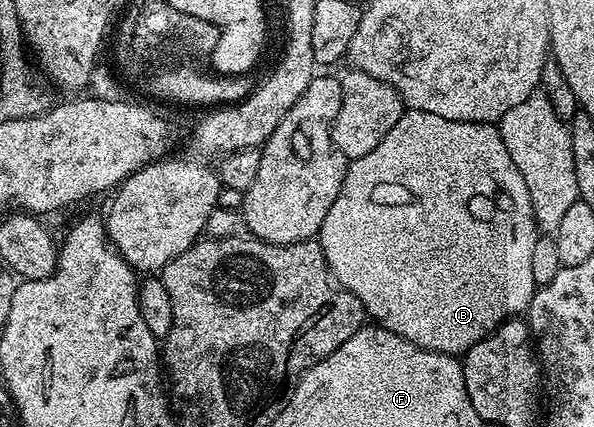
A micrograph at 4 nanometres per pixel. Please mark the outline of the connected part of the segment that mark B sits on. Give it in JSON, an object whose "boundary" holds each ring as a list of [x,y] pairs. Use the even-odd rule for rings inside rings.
{"boundary":[[[406,109],[396,127],[392,127],[392,131],[388,131],[388,135],[384,135],[384,139],[380,139],[380,143],[372,147],[372,151],[368,151],[368,155],[360,155],[347,164],[340,195],[336,195],[336,203],[332,203],[328,215],[324,215],[324,223],[316,240],[324,251],[334,280],[343,289],[352,291],[356,299],[360,299],[371,322],[408,339],[419,349],[464,355],[492,330],[499,329],[505,321],[517,318],[529,310],[536,288],[532,279],[532,251],[536,248],[539,235],[538,222],[534,220],[532,211],[532,199],[528,193],[528,183],[524,183],[524,175],[516,171],[516,163],[512,163],[512,155],[508,155],[508,147],[504,147],[504,139],[498,133],[497,124],[485,121],[453,121],[446,119],[444,115]]]}

